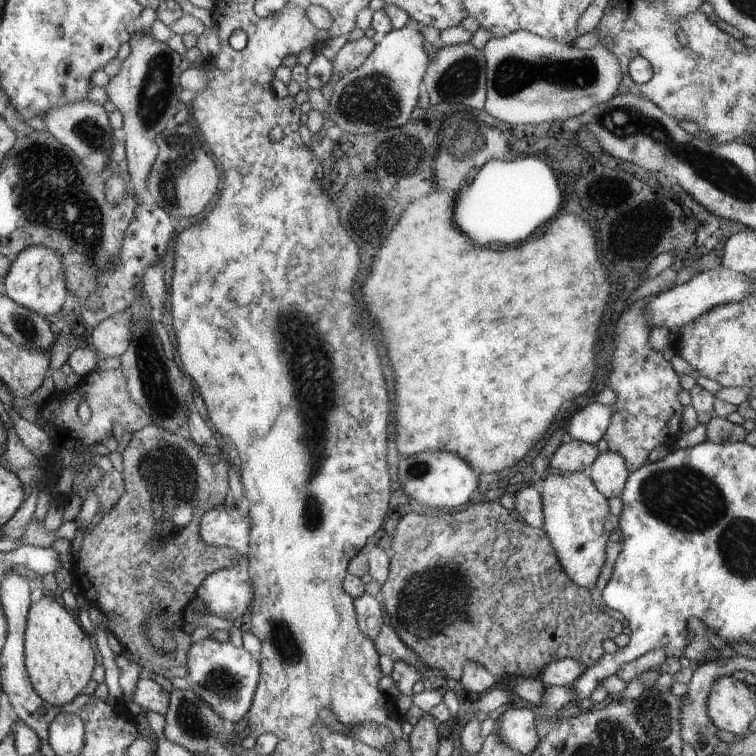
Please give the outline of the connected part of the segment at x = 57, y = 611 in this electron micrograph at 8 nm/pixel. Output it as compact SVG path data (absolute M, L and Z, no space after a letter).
M42 597L34 602L29 612L29 626L25 630L25 667L38 696L46 704L62 708L73 702L86 684L96 666L90 638L82 632L76 618L54 600Z

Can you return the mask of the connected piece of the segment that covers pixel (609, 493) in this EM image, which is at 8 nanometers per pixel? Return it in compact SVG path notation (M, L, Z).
M612 451L602 453L584 472L607 498L619 497L622 494L631 473L626 468L624 458Z

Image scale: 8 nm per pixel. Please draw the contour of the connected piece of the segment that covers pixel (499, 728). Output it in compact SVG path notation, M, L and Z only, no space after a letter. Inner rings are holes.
M510 708L501 714L496 720L494 734L502 738L502 742L517 750L520 754L532 754L542 736L538 732L537 712L528 709Z

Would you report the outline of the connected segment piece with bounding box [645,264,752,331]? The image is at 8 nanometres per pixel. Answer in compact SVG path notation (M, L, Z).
M720 264L708 272L699 273L689 281L654 296L645 309L646 322L650 324L651 329L664 326L671 331L684 326L716 306L722 306L726 302L740 302L750 292L752 292L752 286L750 286L748 273L734 272Z

